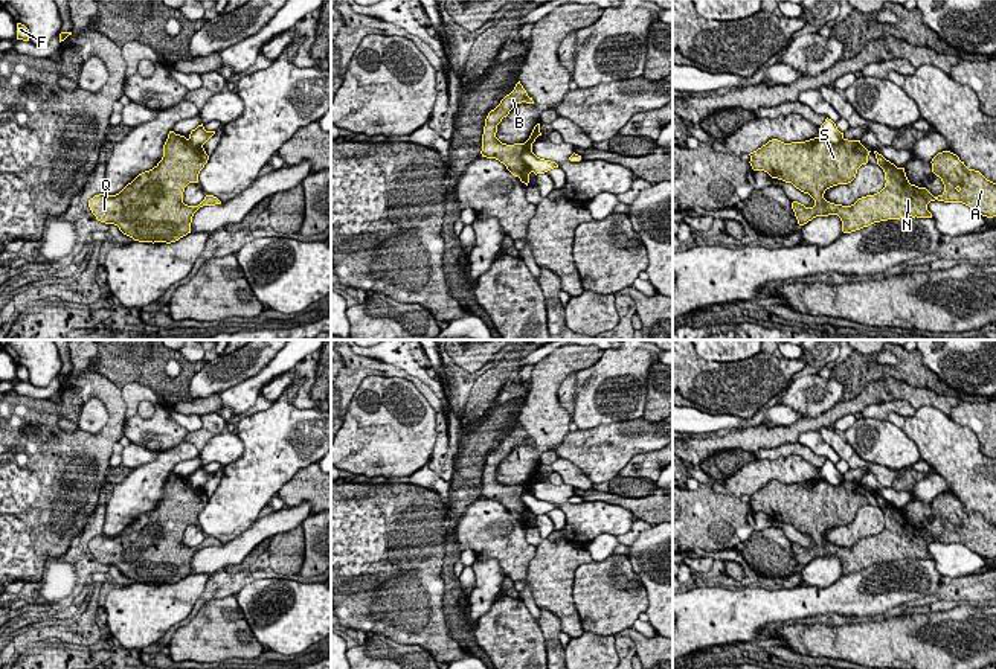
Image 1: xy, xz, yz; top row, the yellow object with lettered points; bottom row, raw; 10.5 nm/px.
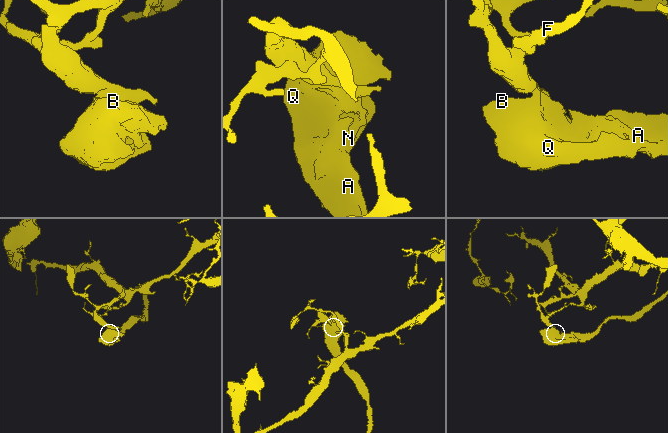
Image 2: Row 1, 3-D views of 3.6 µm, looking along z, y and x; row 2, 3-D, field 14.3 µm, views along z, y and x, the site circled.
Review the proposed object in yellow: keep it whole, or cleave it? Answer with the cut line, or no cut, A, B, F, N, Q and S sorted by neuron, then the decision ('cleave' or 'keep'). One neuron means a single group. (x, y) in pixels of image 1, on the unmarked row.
cut in xz along (523, 491), (522, 502), (531, 512); A B N Q S / F; cleave

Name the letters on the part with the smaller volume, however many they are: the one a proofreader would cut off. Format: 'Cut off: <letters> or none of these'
Cut off: A, B, N, Q, S

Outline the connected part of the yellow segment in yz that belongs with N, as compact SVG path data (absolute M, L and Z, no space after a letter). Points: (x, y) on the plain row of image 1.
M822 479L792 485L772 480L749 495L749 504L753 512L764 512L772 520L792 524L814 541L813 549L792 544L799 567L816 558L837 556L842 573L851 575L888 561L932 559L927 546L935 541L962 544L982 558L996 558L996 524L987 521L979 512L969 511L950 492L938 494L930 503L932 514L944 526L944 533L938 538L926 529L911 526L904 509L897 509L874 492L877 506L885 514L885 529L874 536L859 539L851 547L827 543L825 532L851 524L857 511L868 504L869 494L860 482L843 480L842 485L834 486Z

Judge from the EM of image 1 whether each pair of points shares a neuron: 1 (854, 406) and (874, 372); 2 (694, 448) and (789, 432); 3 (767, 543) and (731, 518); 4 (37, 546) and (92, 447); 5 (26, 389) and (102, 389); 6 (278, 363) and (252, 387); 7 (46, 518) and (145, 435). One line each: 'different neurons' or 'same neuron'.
1: different neurons
2: same neuron
3: different neurons
4: same neuron
5: different neurons
6: same neuron
7: different neurons

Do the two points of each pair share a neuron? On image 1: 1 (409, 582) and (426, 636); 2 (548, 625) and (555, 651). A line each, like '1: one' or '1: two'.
1: one
2: one

